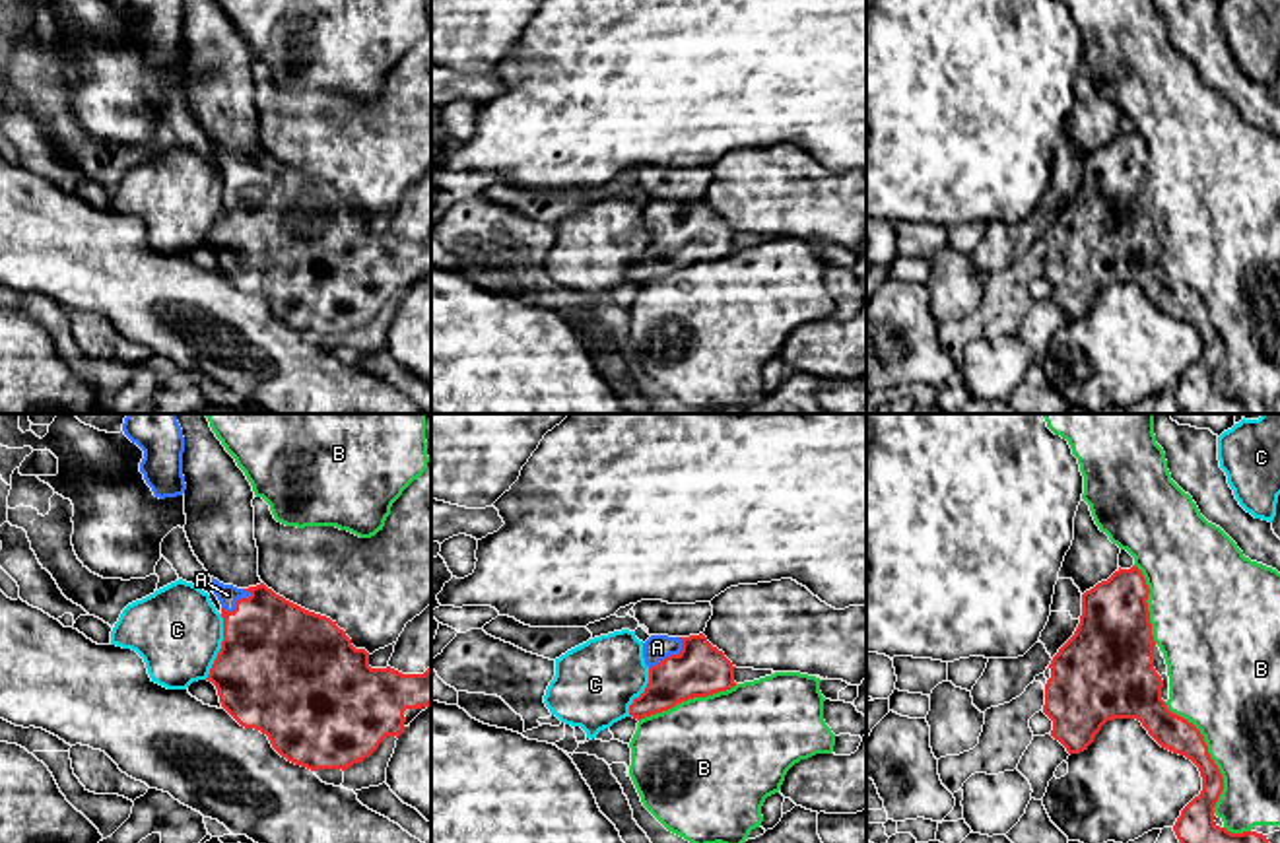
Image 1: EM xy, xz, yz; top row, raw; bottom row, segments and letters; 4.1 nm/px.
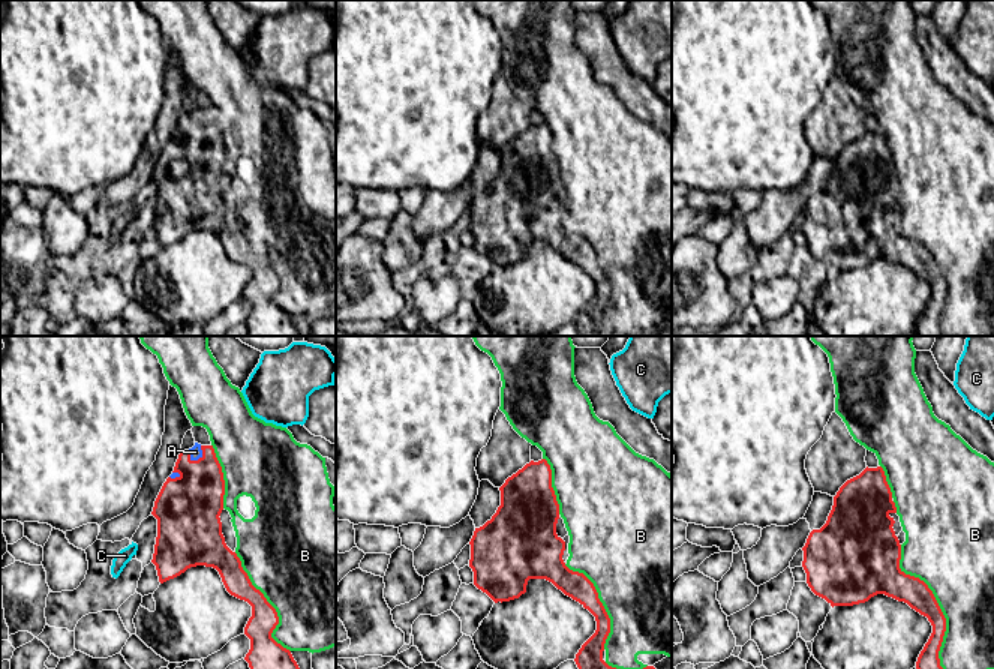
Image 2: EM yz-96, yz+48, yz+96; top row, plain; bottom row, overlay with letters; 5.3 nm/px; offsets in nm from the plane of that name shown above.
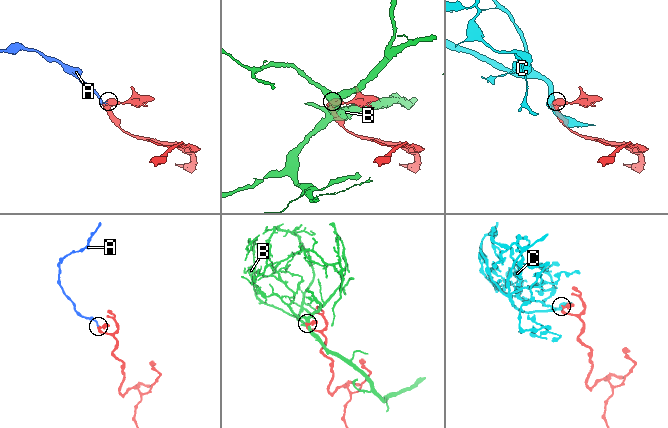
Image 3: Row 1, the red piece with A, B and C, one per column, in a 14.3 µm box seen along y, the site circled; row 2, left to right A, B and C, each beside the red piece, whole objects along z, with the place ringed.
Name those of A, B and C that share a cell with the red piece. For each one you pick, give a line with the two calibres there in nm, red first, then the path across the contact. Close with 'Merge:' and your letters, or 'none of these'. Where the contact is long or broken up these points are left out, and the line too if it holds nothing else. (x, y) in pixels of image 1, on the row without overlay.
A: 220 nm thick on the red side, 110 nm on the other; runs through xz (700, 234), (682, 232), (671, 220), (657, 212)
Merge: A

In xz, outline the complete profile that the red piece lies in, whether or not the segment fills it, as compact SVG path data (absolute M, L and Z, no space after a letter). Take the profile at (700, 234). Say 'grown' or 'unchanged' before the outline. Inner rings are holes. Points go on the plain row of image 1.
grown; M703 198L651 200L643 208L643 223L649 231L649 249L629 270L629 280L637 286L736 251L736 231Z

